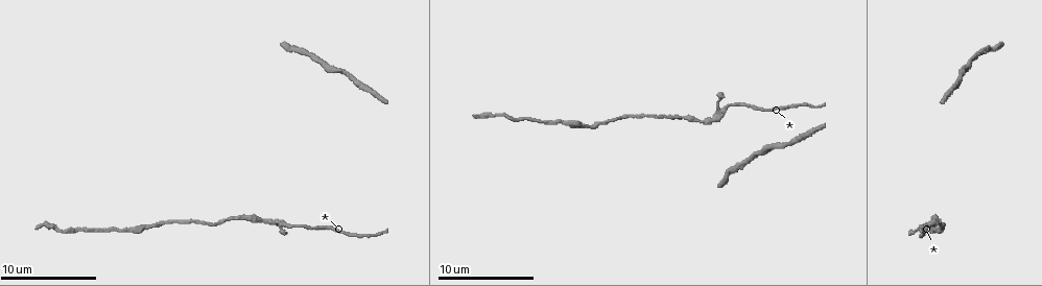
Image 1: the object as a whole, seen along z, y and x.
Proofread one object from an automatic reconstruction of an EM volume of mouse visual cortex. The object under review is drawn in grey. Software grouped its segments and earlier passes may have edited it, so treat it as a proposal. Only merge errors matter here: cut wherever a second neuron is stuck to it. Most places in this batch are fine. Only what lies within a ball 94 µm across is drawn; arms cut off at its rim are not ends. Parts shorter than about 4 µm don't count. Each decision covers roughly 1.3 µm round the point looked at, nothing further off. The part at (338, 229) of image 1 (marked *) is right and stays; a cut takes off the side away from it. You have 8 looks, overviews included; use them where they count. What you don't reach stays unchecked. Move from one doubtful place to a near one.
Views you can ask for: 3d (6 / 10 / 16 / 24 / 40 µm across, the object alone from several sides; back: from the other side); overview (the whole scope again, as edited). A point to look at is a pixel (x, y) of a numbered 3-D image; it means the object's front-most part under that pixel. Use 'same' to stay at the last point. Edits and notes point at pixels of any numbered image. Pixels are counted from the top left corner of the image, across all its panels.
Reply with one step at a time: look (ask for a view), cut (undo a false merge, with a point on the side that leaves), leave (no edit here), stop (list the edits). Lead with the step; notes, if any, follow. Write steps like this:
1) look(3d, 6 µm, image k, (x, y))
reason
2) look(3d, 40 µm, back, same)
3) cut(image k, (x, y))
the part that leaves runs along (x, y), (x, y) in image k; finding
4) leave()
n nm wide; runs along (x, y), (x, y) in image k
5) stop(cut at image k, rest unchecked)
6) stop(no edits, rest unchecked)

look(3d, 16 µm, image 1, (726, 108))
three-way junction

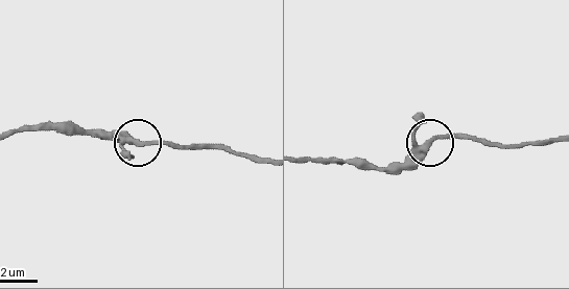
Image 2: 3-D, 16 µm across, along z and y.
leave()
250 nm wide; runs along (526, 146), (491, 146), (463, 137), (439, 137), (398, 172) in image 2; one neuron here

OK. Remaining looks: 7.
look(3d, 10 µm, image 1, (681, 115))
calibre changes

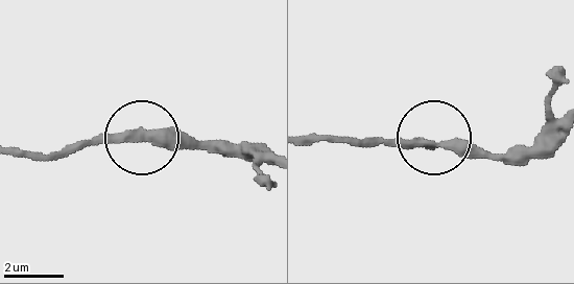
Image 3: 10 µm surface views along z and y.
leave()
runs along (558, 127), (536, 145), (492, 158), (431, 143), (359, 143) in image 3; continuous, no second neuron

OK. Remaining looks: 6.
look(3d, 6 µm, image 1, (822, 104))
thick turns thin

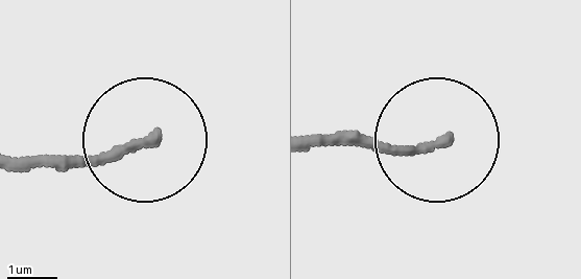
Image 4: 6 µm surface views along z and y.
leave()
runs along (18, 155), (138, 146) in image 4; all the same neuron

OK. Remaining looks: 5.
look(3d, 10 µm, image 1, (563, 124))

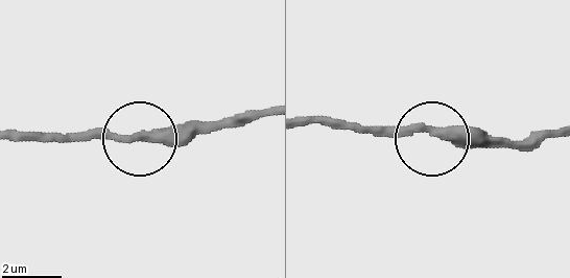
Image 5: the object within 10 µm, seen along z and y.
leave()
320 nm wide; runs along (559, 130), (506, 144), (461, 144), (417, 130), (337, 130) in image 5; one neuron here

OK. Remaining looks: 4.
stop(no edits, rest unchecked)

